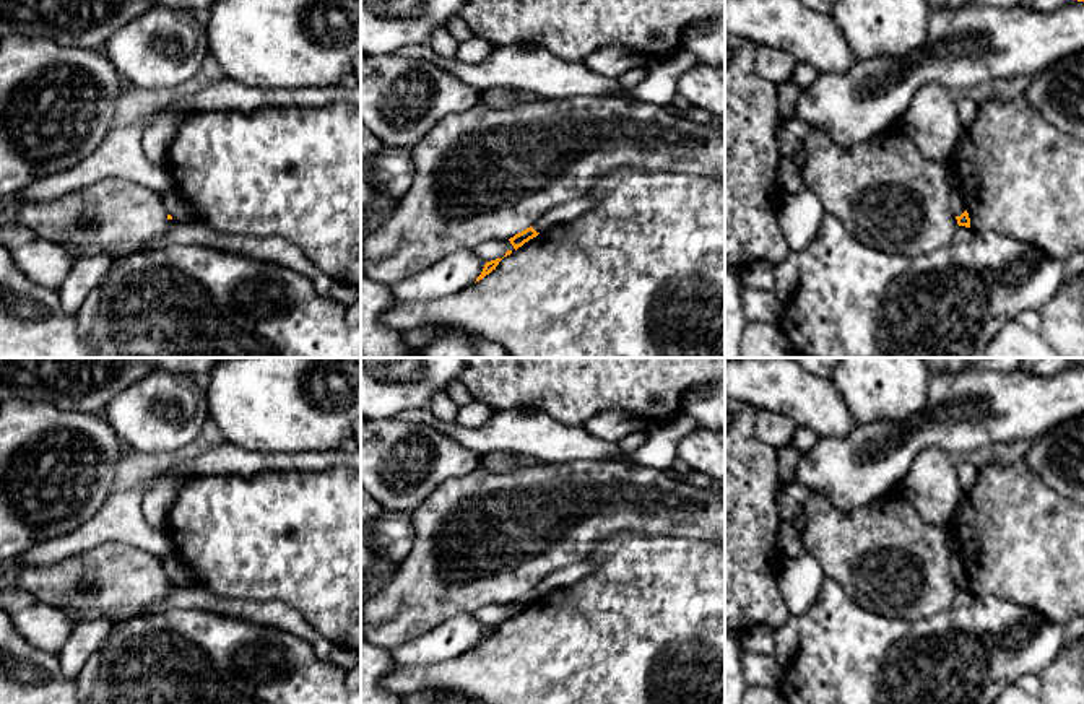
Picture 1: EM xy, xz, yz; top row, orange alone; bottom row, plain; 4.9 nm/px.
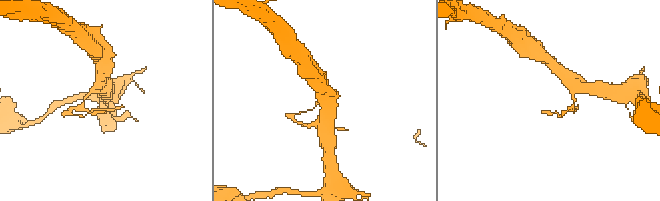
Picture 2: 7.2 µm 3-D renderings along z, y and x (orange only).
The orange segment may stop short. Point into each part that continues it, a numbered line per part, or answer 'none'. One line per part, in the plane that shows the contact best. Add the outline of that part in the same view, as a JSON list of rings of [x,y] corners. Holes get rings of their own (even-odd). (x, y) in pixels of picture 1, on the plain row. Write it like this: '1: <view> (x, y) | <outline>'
none

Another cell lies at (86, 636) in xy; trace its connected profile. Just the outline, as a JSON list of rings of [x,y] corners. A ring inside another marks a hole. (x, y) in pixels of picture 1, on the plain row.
[[[109,619],[75,623],[67,644],[57,654],[65,678],[78,678],[89,655],[102,644],[114,626],[115,623]]]

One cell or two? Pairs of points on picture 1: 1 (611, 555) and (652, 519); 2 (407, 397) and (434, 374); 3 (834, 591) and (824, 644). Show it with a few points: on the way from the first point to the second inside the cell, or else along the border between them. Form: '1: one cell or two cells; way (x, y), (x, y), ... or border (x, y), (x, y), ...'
1: two cells; border (673, 535), (616, 532), (598, 542)
2: one cell; way (413, 391), (428, 379)
3: one cell; way (832, 604), (832, 631)

